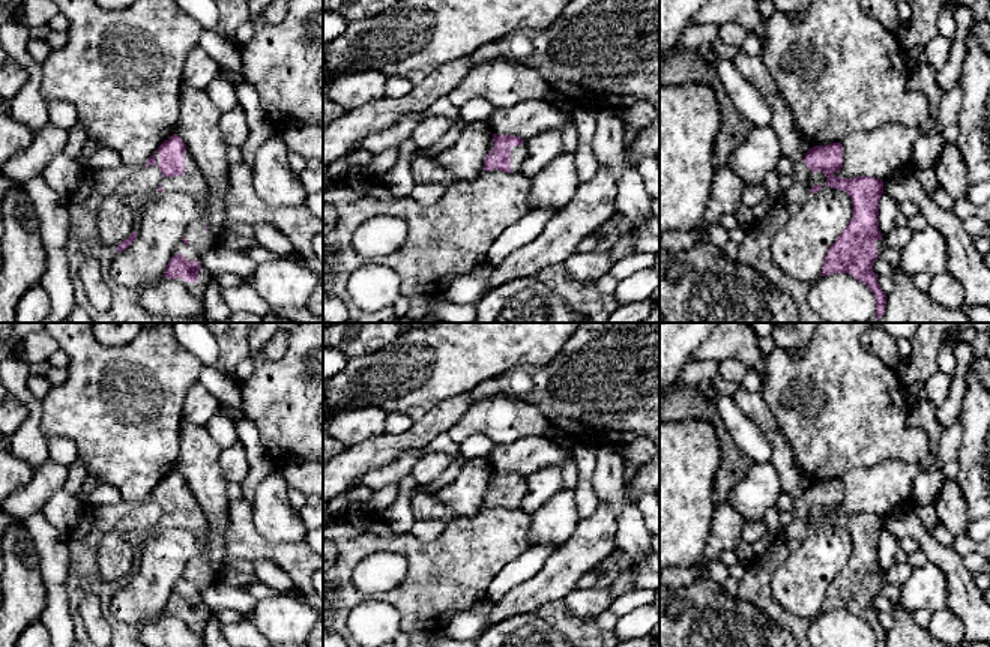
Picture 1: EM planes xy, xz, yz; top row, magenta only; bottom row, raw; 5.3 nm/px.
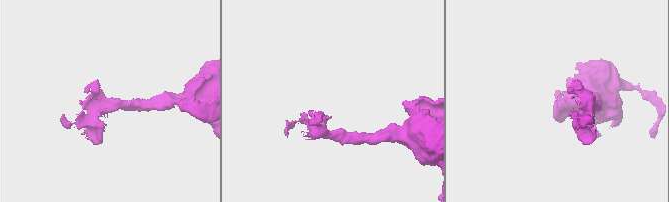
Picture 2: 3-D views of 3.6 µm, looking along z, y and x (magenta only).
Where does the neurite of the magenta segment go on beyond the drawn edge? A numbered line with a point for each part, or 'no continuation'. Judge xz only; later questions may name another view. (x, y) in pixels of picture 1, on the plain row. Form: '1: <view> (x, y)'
1: xz (517, 488)

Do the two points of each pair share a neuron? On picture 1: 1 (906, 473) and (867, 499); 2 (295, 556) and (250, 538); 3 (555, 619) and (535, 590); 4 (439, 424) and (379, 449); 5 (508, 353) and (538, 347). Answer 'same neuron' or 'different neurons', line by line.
1: same neuron
2: same neuron
3: different neurons
4: same neuron
5: same neuron

